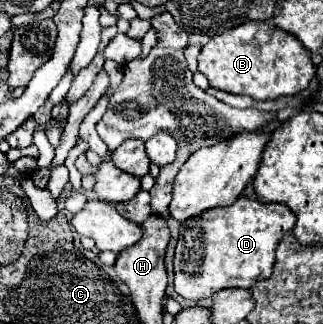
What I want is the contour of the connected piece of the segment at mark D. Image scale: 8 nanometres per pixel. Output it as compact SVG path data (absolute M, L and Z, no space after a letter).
M239 196L233 204L205 210L199 216L187 218L179 226L179 240L175 248L175 292L189 300L201 300L213 296L223 288L251 288L259 280L269 278L275 264L275 248L279 240L293 230L297 216L279 202L263 204L247 196Z

